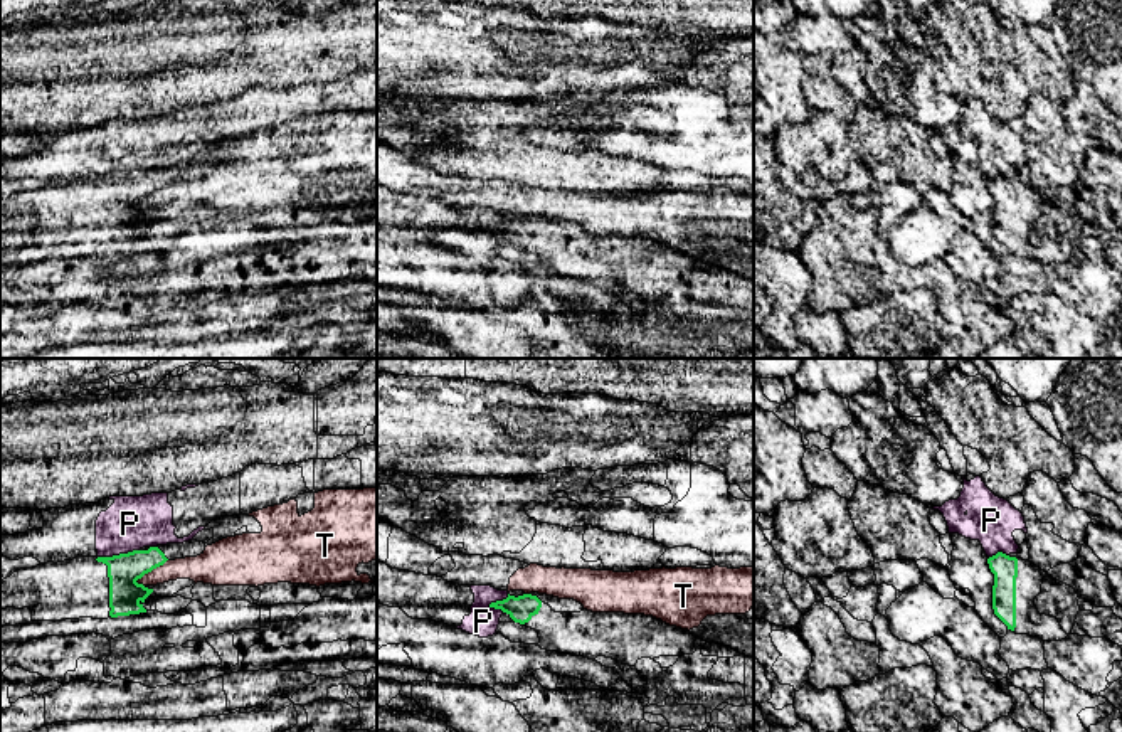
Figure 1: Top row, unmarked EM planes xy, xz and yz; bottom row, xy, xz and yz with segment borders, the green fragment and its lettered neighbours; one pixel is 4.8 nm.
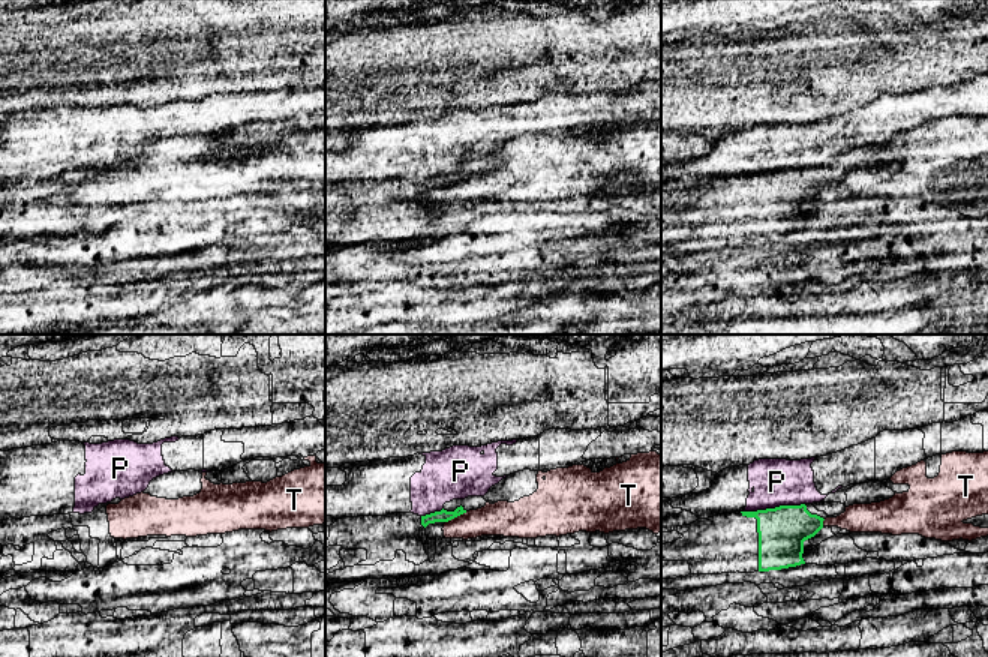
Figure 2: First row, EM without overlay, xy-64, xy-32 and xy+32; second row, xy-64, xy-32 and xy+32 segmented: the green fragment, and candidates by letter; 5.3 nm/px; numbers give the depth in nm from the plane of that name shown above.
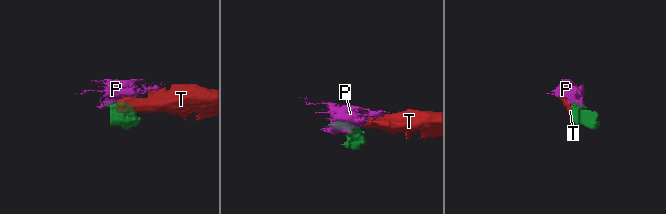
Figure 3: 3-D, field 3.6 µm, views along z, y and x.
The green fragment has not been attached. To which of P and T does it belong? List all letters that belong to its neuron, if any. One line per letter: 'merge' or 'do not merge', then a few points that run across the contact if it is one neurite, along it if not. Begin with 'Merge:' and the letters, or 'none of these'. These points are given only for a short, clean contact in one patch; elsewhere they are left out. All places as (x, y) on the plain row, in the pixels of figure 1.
Merge: none of these
P: do not merge | xy (138, 172), (98, 180)
T: do not merge | xy (167, 182), (135, 204)

